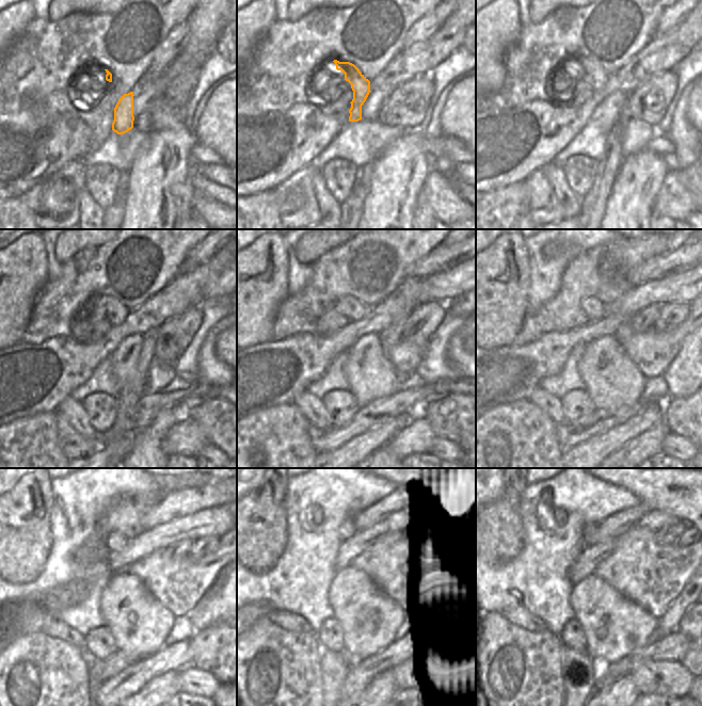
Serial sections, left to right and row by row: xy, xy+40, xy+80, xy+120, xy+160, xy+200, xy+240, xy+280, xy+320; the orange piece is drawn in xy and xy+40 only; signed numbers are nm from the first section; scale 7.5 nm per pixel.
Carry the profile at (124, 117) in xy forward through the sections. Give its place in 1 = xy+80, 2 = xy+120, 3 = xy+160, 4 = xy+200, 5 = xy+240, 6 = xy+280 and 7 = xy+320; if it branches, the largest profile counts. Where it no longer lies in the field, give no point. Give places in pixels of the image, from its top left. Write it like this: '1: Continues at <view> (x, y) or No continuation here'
1: Continues at xy+80 (593, 74)
2: Continues at xy+120 (116, 313)
3: Continues at xy+160 (349, 306)
4: Continues at xy+200 (593, 309)
5: Continues at xy+240 (115, 542)
6: Continues at xy+280 (348, 529)
7: Continues at xy+320 (589, 529)

